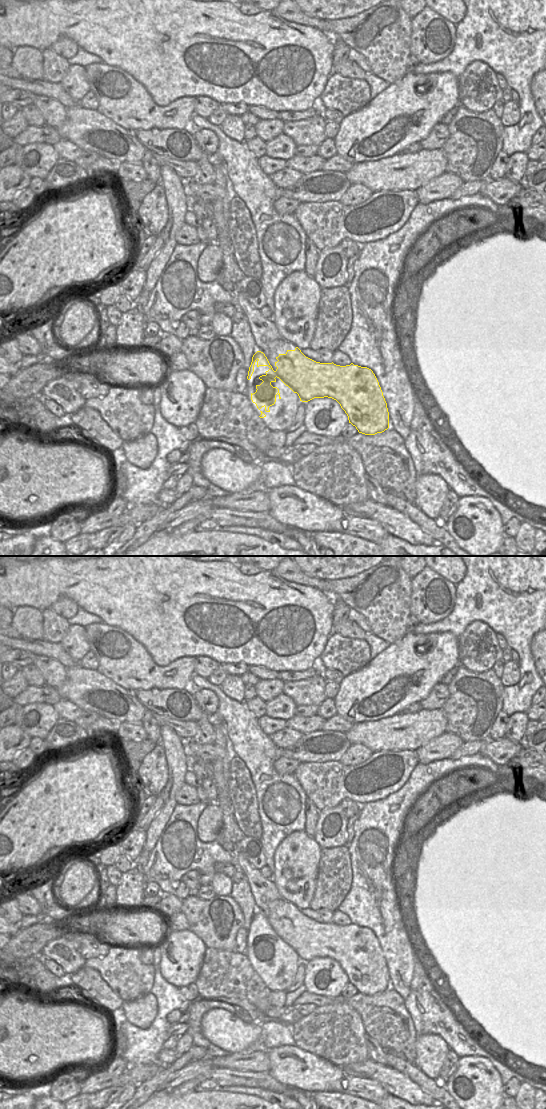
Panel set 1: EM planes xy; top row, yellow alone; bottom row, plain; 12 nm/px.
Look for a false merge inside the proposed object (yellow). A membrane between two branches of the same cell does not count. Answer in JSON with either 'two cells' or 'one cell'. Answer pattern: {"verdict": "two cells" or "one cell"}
{"verdict": "two cells"}

